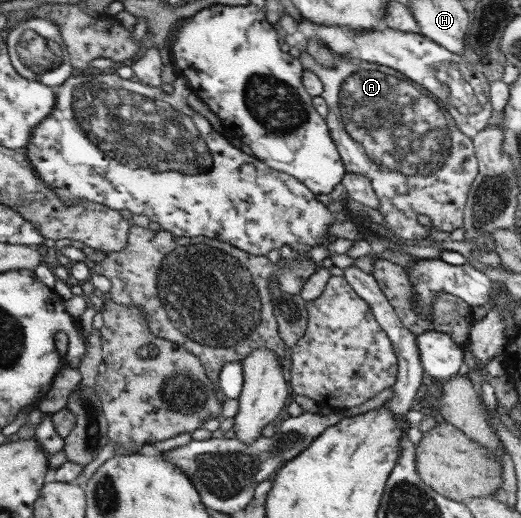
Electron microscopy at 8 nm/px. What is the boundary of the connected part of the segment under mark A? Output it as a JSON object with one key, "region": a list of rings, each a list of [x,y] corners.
{"region":[[[305,48],[296,54],[303,69],[311,70],[322,81],[324,91],[321,97],[328,107],[325,121],[347,173],[369,177],[379,196],[378,210],[384,215],[389,230],[398,238],[420,241],[429,236],[431,229],[451,234],[462,227],[463,208],[479,173],[479,163],[474,155],[472,138],[457,128],[454,118],[438,97],[387,66],[339,55],[329,69],[321,67]]]}

